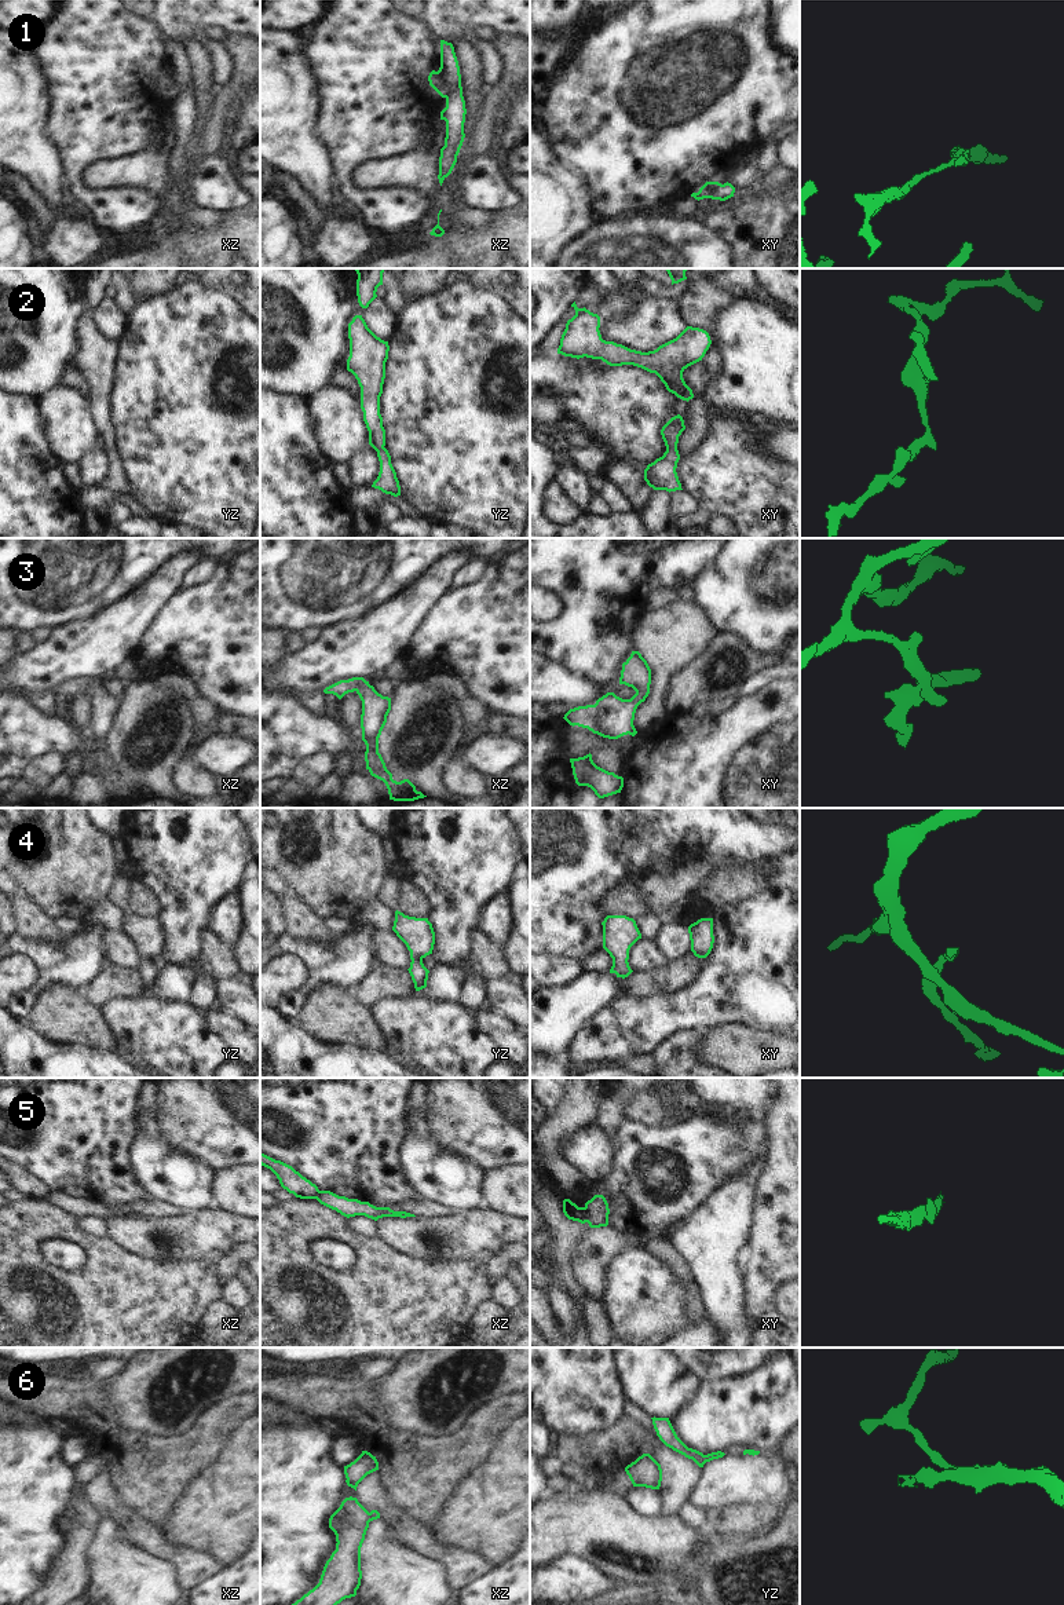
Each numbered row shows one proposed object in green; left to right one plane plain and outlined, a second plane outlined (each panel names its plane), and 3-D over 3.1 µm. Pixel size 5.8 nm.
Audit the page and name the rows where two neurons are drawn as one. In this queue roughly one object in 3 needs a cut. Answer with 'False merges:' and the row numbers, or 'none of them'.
False merges: 1, 5, 6

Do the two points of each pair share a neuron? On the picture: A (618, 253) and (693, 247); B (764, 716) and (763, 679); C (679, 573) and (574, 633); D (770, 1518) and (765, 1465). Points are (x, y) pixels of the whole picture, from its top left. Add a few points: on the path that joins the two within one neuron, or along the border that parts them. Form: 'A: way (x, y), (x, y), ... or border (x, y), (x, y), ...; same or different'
A: way (636, 253), (675, 253); same
B: border (785, 679), (777, 679), (759, 691), (743, 697); different
C: way (651, 573), (628, 573), (595, 606); same
D: border (737, 1505), (768, 1503), (785, 1509); different

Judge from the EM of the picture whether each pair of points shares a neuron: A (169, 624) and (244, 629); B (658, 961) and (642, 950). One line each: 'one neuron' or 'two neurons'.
A: one neuron
B: one neuron

